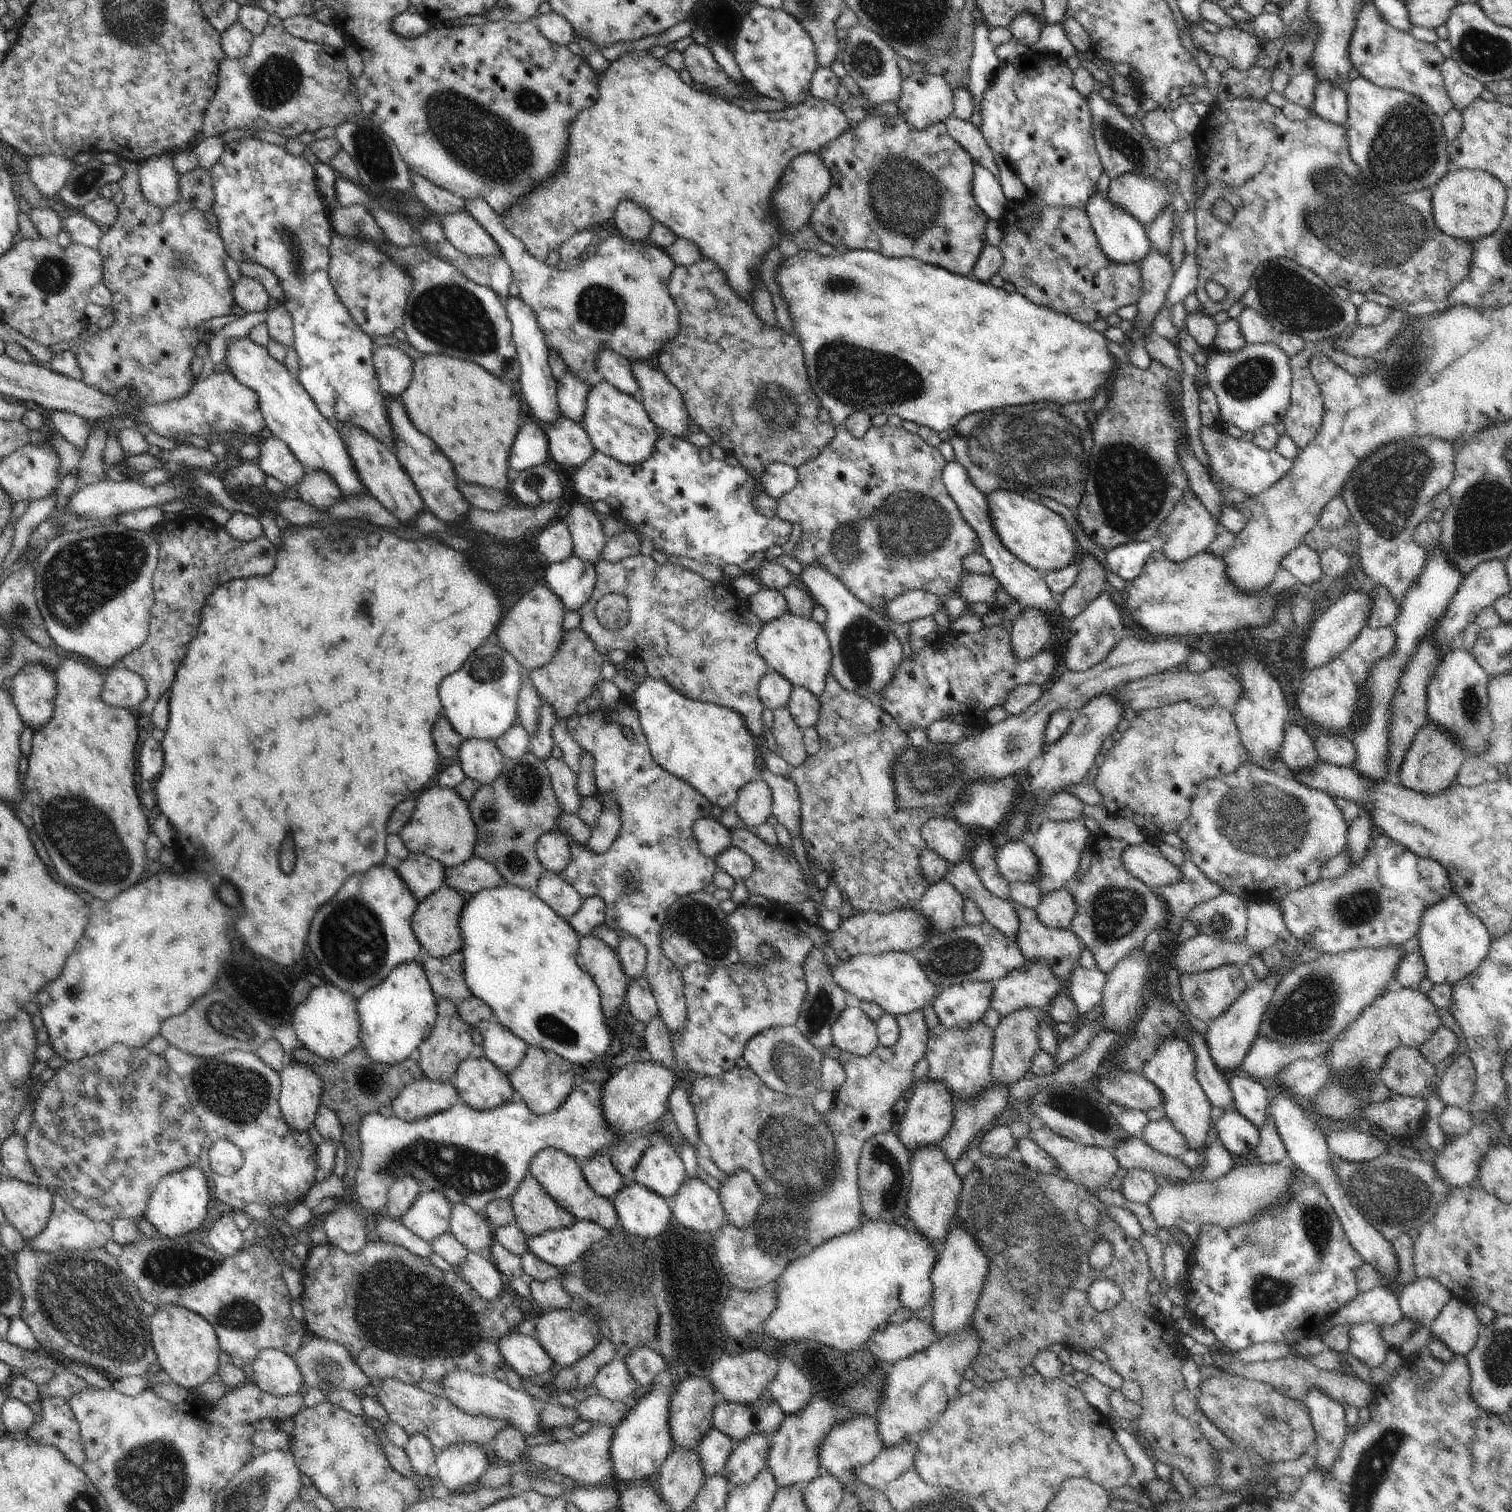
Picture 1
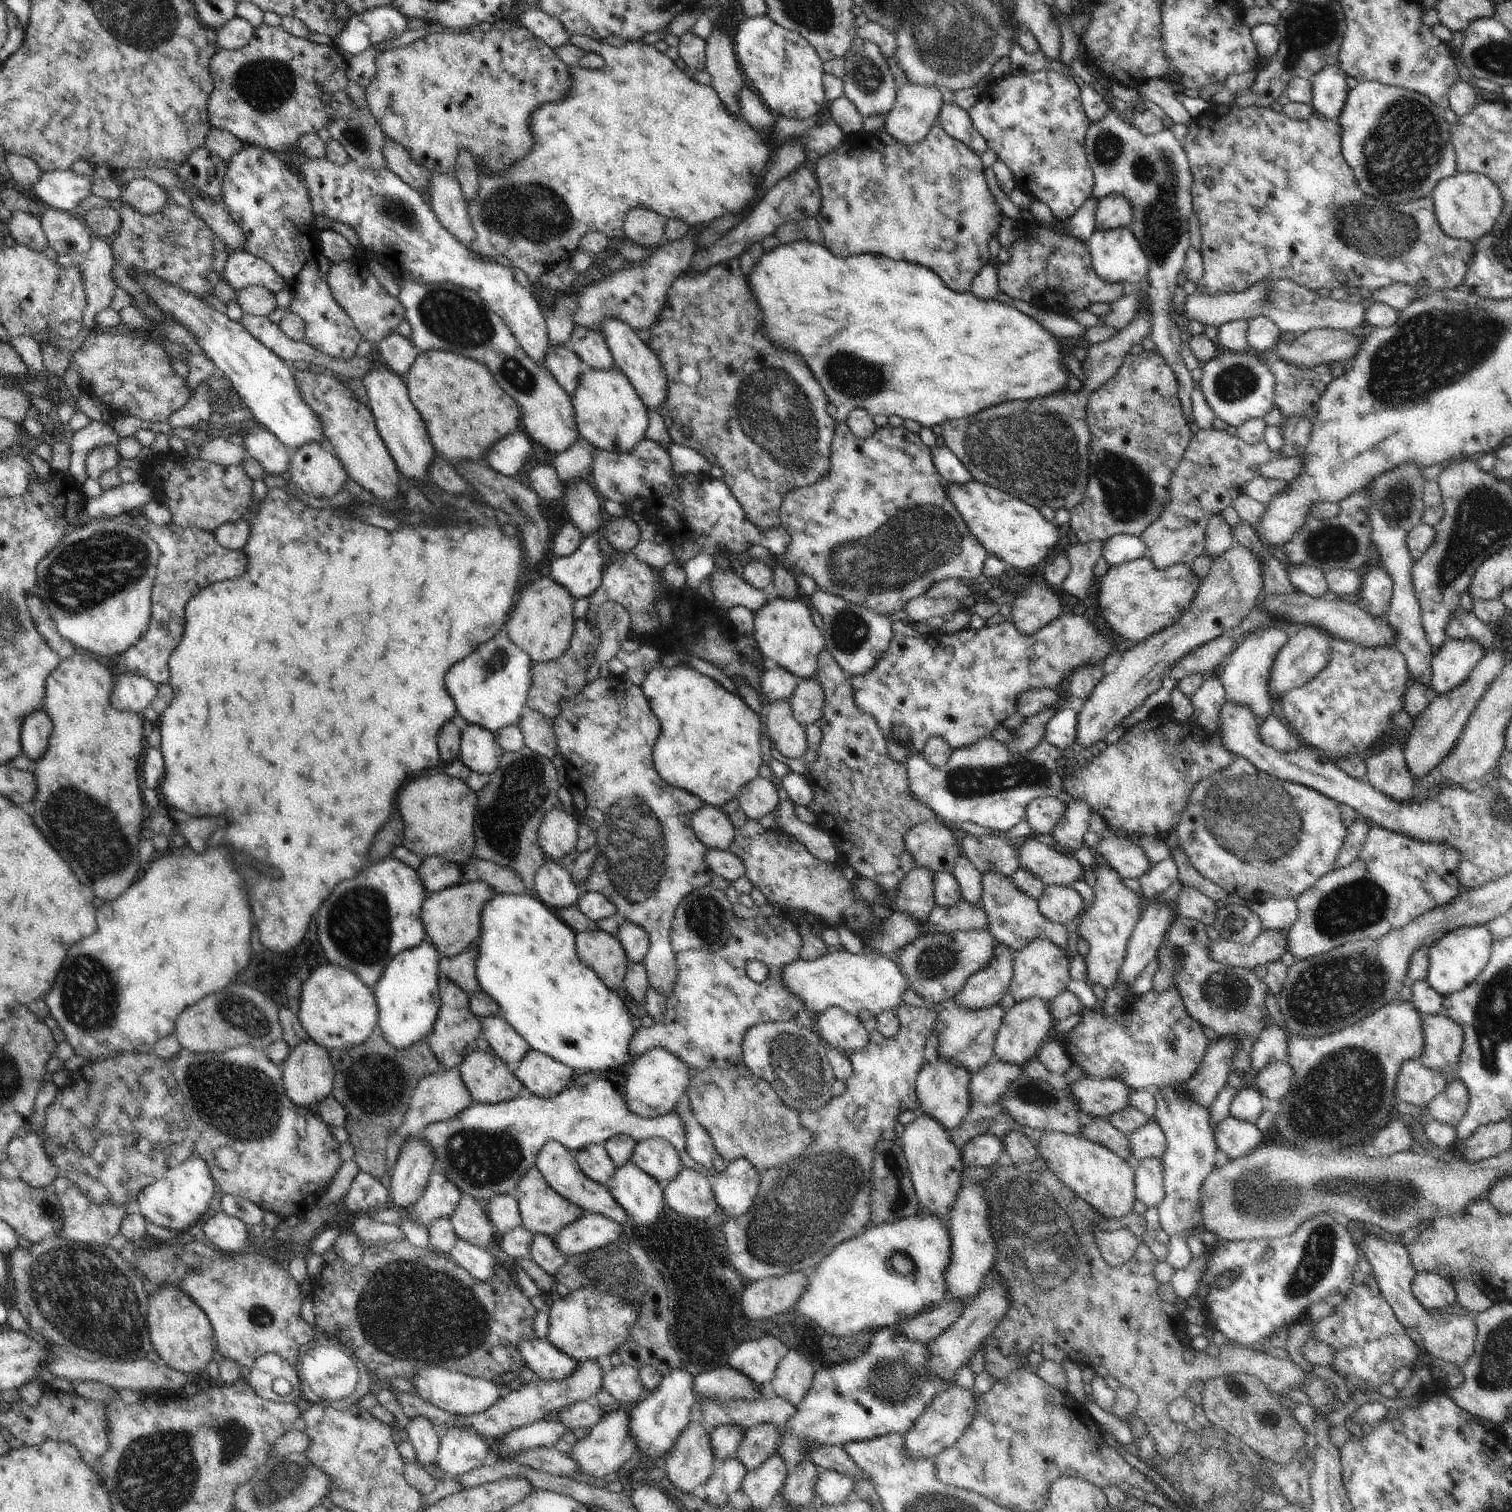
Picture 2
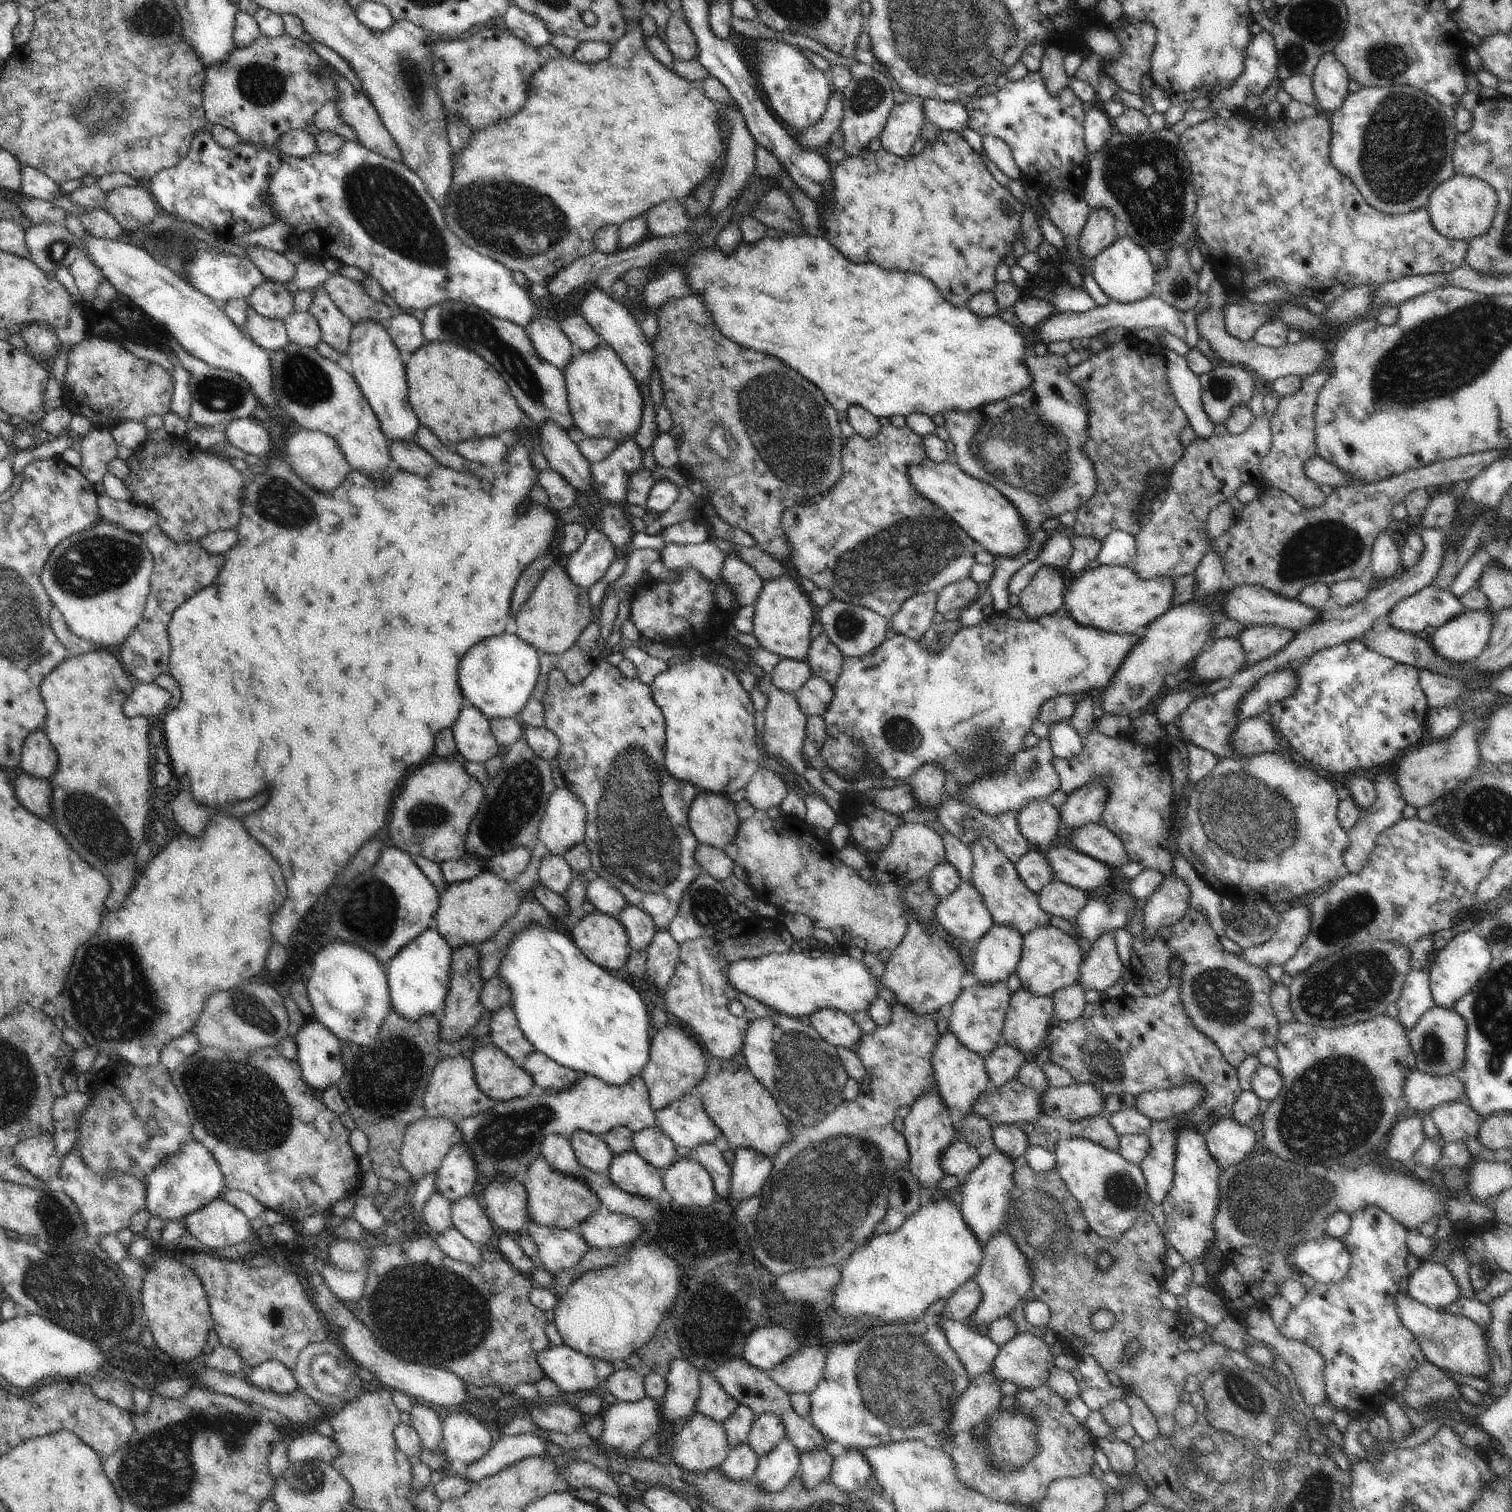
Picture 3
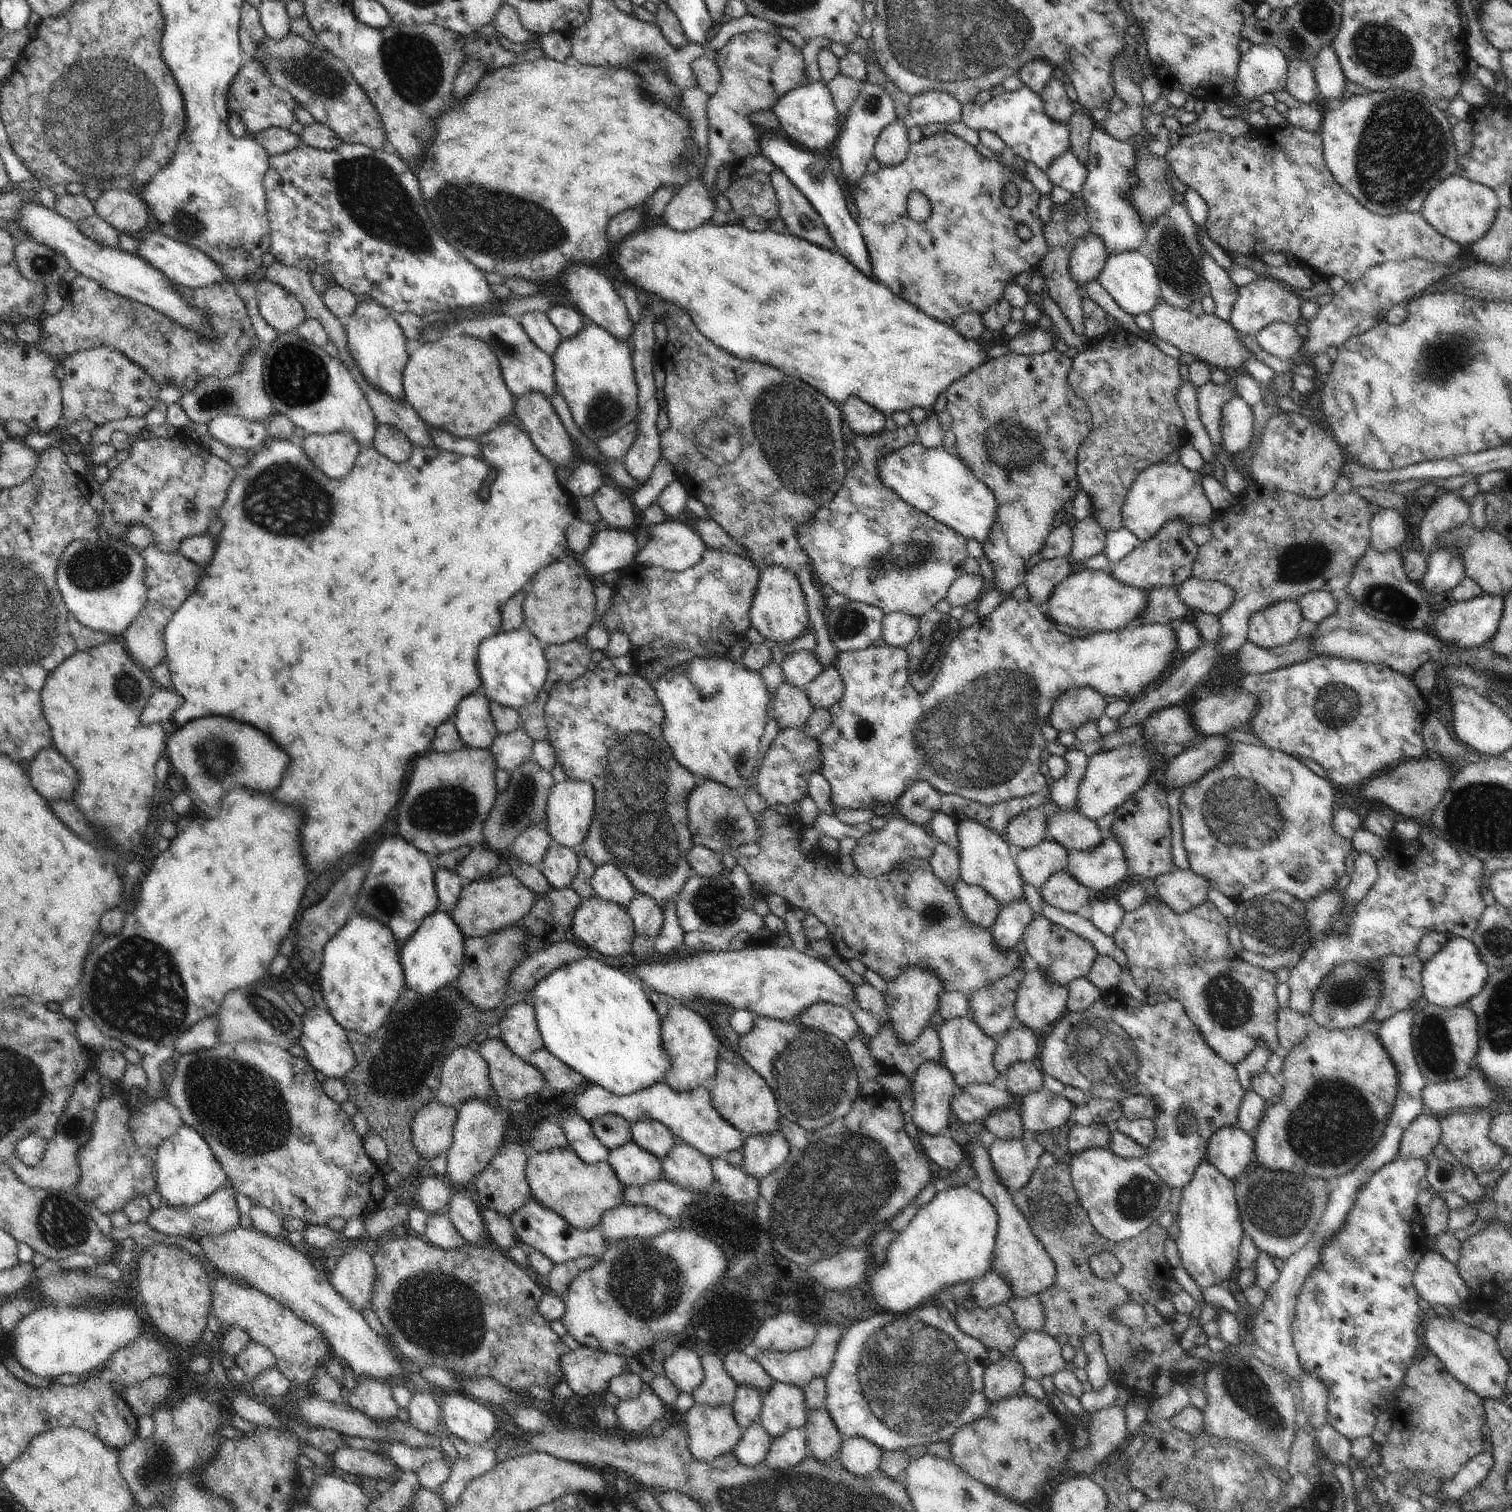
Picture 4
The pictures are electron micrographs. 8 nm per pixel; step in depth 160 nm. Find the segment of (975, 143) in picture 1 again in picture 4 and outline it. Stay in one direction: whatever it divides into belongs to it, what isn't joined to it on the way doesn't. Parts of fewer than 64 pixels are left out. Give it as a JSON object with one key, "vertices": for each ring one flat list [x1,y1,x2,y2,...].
{"vertices":[[926,91,911,97,908,120,916,126,954,124,961,120,961,104,944,91]]}

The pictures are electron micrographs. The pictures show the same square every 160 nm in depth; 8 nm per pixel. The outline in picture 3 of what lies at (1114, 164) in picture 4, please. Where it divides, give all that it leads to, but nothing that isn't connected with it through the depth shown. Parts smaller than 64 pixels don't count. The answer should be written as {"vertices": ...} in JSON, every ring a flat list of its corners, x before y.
{"vertices":[[1096,101,1093,109,1085,115,1083,131,1089,155,1102,150,1115,132,1112,119,1104,112,1102,105]]}

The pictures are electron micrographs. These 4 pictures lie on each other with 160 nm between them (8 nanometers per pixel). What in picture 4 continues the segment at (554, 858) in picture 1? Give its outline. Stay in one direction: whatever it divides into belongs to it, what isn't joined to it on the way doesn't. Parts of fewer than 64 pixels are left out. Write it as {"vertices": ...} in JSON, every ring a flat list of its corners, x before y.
{"vertices":[[567,779,556,783,548,797,545,818,551,838,559,845,578,850,581,842,586,838,588,827,592,822,594,807,595,790,591,782]]}

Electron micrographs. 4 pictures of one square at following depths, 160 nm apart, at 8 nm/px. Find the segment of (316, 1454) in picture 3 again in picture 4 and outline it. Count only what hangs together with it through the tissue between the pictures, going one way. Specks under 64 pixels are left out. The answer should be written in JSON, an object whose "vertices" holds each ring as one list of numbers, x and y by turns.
{"vertices":[[349,1446,338,1449,330,1459,334,1462,334,1467,342,1468,344,1472,379,1481,394,1479,399,1470,399,1466,392,1459,367,1449,354,1449]]}

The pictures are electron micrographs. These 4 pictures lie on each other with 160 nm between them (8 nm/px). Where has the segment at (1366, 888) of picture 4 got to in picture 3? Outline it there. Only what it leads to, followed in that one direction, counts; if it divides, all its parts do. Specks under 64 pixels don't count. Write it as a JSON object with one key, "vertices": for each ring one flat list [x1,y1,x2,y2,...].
{"vertices":[[1380,774,1374,784,1377,790,1377,799,1375,800,1374,806,1371,806,1368,810,1362,810,1360,820,1348,833,1349,845,1346,852,1343,854,1343,861,1350,875,1357,875,1362,872,1362,869,1366,866,1371,852,1375,847,1378,835,1382,834,1387,828,1394,826,1394,824,1403,818,1402,809,1406,804,1405,800,1402,798,1395,776]]}

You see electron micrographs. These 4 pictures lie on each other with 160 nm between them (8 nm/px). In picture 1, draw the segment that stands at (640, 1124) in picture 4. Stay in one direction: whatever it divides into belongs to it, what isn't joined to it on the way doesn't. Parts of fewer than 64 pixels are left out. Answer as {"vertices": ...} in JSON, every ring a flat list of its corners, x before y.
{"vertices":[[655,1141,642,1154,633,1176,635,1182,670,1201,684,1184,687,1174,676,1148,666,1142]]}

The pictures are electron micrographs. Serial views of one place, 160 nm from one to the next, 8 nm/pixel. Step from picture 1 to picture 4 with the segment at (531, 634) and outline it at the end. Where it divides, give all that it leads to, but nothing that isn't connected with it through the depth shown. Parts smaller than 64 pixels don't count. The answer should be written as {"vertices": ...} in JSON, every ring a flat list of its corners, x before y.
{"vertices":[[571,553,540,569,534,576,532,590,524,600,523,622,542,646,566,644,585,636,596,618,594,585,583,564]]}

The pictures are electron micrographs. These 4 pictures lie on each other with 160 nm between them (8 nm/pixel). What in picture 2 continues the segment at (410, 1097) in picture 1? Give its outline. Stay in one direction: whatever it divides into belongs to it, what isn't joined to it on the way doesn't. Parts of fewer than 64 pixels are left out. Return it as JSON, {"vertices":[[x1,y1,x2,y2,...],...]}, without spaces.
{"vertices":[[460,1067,426,1075,420,1079,418,1086,413,1092,408,1112,397,1130,398,1140,403,1143,410,1137,420,1135,428,1125,448,1120,466,1110,472,1103,474,1103,474,1100,468,1087,463,1083]]}

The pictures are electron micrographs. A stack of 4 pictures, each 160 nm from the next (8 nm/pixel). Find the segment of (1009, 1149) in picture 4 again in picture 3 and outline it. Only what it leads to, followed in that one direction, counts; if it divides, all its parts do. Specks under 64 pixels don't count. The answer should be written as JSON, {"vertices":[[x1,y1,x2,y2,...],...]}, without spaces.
{"vertices":[[997,1148,962,1180,961,1211,967,1225,979,1238,979,1243,983,1244,983,1248,998,1231,1004,1229,1006,1212,1015,1189,1014,1175,1017,1170,1013,1158]]}

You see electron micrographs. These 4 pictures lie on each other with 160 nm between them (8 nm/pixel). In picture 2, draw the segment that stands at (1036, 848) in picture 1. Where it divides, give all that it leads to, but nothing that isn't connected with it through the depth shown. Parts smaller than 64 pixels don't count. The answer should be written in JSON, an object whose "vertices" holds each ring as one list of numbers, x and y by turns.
{"vertices":[[1072,798,1062,818,1055,823,1052,835,1058,844,1064,848,1066,846,1080,848,1092,820,1092,812,1091,806,1086,801]]}

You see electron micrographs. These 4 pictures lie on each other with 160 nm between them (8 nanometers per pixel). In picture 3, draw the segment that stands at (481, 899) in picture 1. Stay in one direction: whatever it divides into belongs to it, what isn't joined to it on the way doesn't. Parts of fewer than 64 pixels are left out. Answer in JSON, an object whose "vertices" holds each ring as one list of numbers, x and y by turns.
{"vertices":[[538,925,523,929,511,941,502,964,498,974,511,988,518,1026,536,1051,543,1052,562,1066,578,1071,581,1076,594,1075,616,1086,641,1076,649,1059,655,1028,650,1010,636,988,599,964,594,964,571,938]]}

